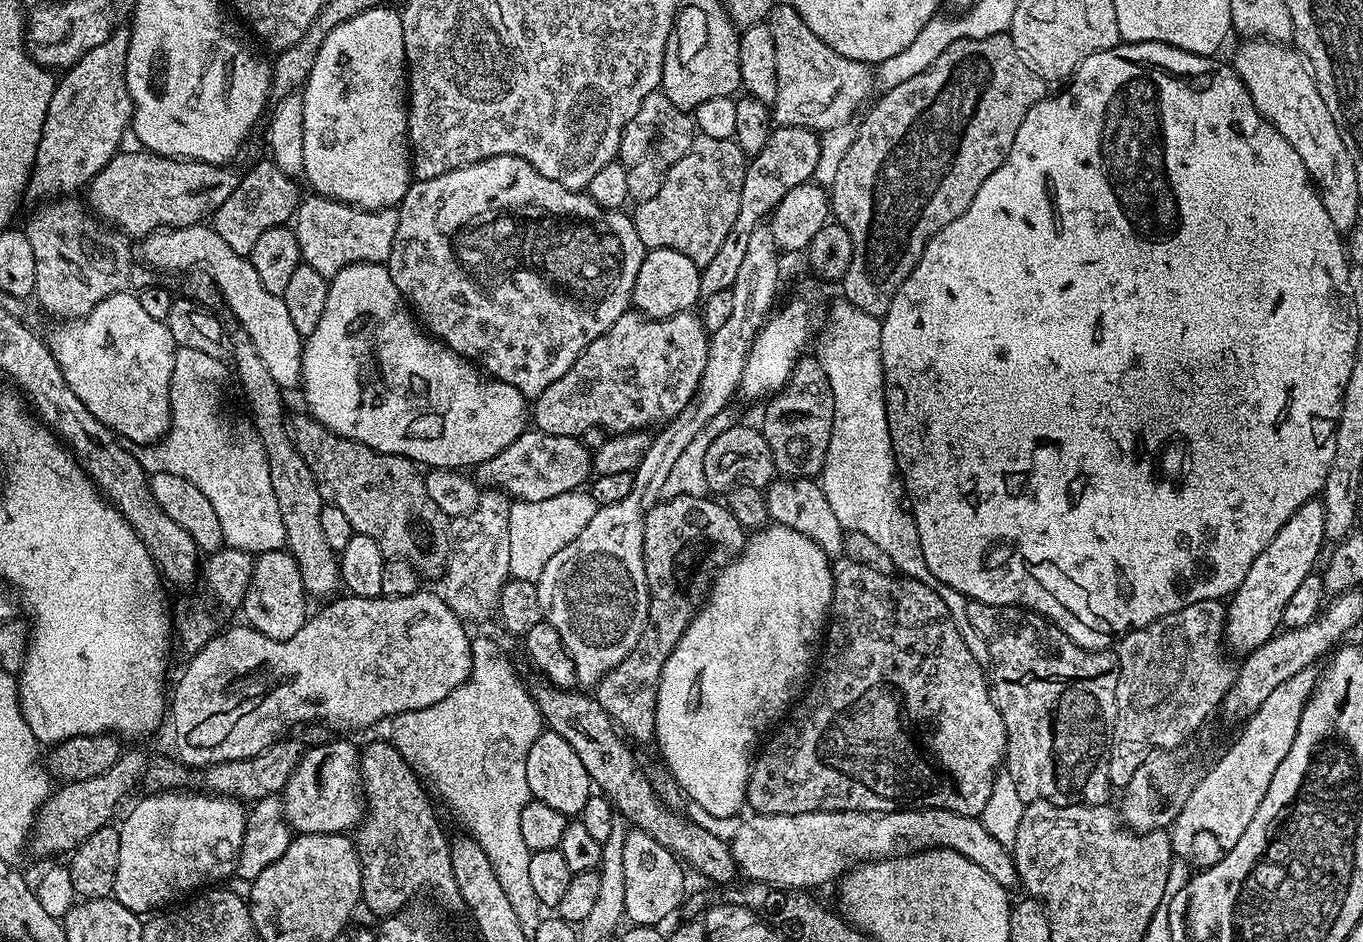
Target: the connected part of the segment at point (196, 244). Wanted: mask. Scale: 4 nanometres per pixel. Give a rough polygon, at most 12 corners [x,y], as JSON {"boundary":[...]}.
{"boundary":[[204,222],[138,248],[152,270],[201,260],[281,390],[300,384],[305,337],[249,257]]}

